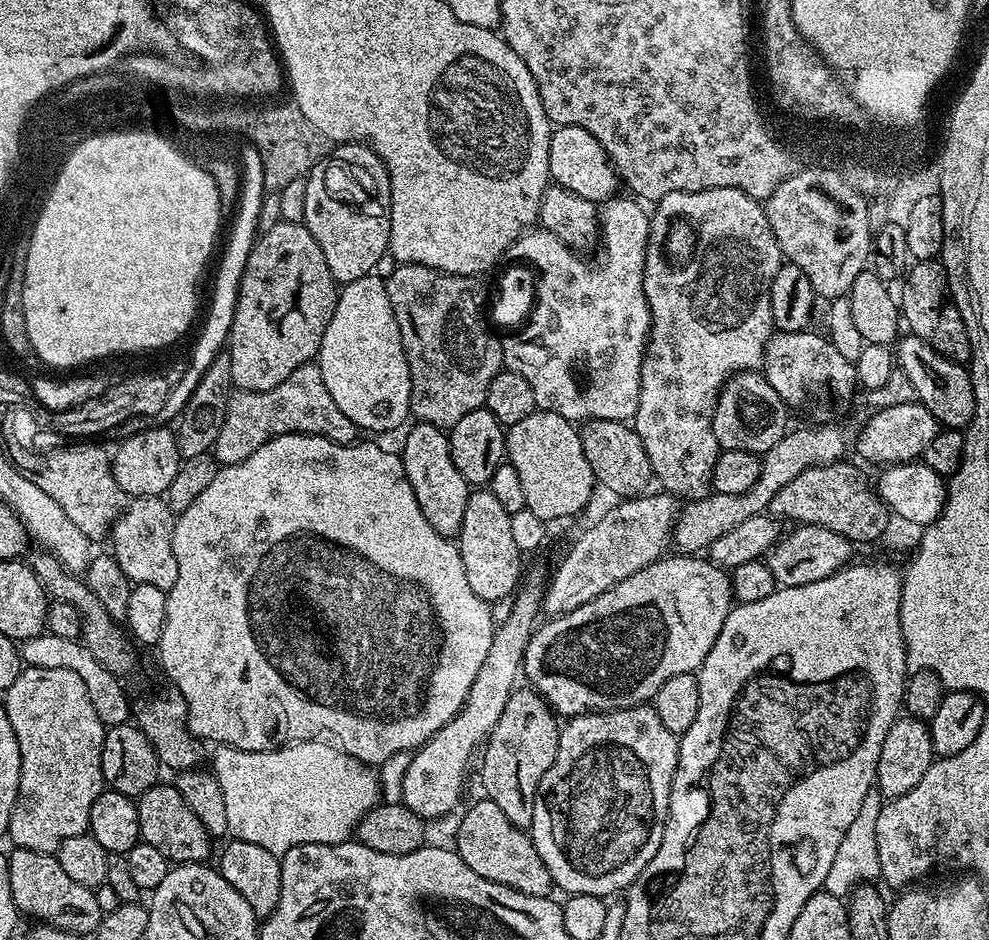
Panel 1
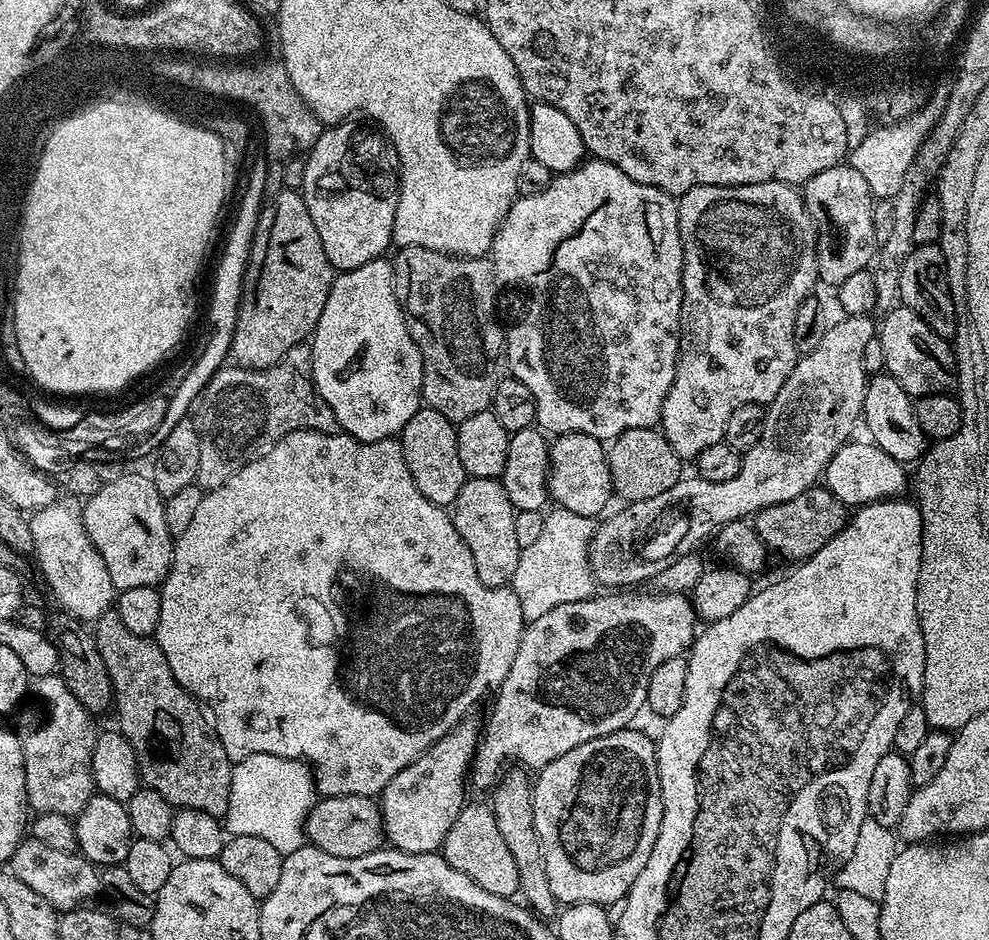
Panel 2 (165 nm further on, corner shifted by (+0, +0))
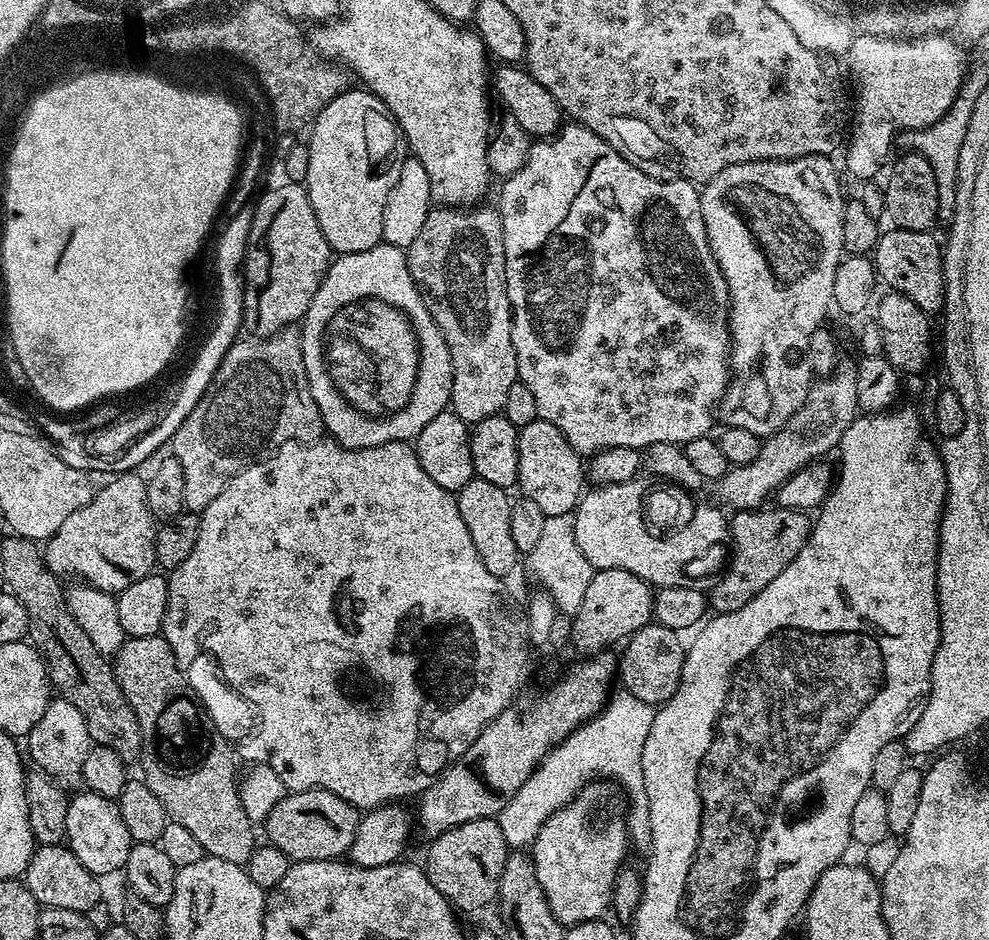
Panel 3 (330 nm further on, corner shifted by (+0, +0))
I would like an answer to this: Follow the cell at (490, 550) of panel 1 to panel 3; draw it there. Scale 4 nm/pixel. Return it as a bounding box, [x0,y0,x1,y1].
[455,478,522,578]

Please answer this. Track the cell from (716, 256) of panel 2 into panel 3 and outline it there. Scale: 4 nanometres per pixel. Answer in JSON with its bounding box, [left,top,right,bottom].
[700,156,846,438]

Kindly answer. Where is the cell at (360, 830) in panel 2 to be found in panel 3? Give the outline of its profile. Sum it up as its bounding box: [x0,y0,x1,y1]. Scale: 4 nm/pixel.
[262,788,361,861]

